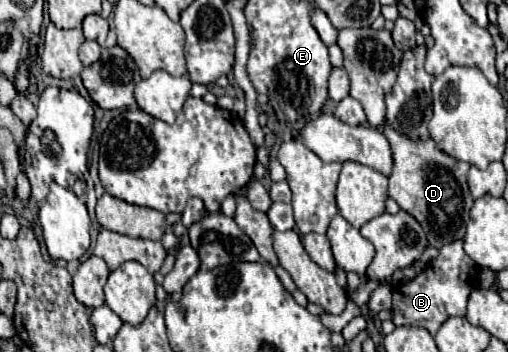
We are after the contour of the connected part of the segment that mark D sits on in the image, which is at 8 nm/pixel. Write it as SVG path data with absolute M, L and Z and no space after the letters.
M388 124L384 126L384 134L392 146L394 154L394 170L390 174L388 196L396 200L396 204L412 214L422 230L428 236L428 244L434 248L442 248L454 240L462 240L466 236L466 226L470 218L470 208L474 198L470 196L466 174L470 164L450 158L448 154L440 152L432 140L414 142L396 134Z

